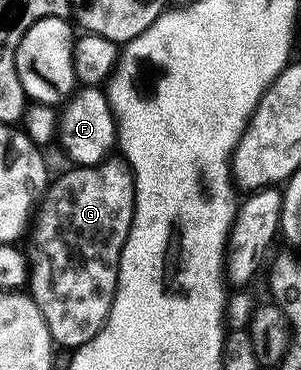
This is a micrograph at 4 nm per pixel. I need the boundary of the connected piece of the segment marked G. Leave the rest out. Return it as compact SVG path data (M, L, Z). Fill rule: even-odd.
M109 158L103 164L89 168L72 166L69 169L49 183L34 218L36 237L32 240L30 251L30 295L38 310L42 310L42 318L46 318L53 341L59 347L61 344L67 350L75 350L90 342L90 338L102 330L110 314L122 246L134 214L134 188L131 171L120 158Z

